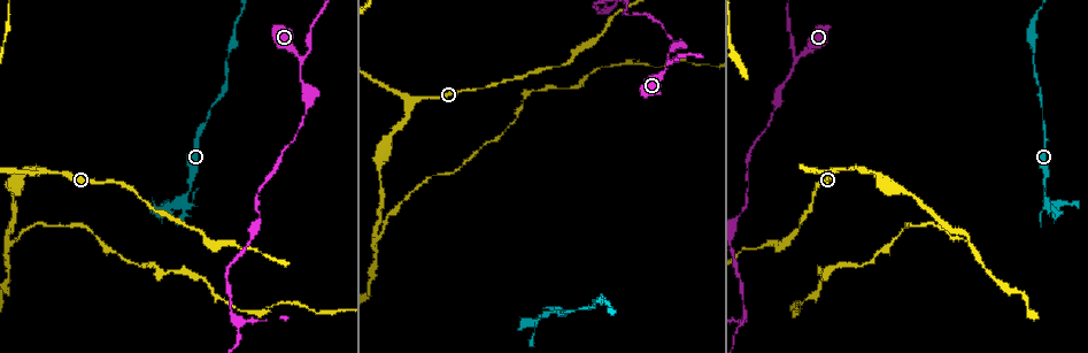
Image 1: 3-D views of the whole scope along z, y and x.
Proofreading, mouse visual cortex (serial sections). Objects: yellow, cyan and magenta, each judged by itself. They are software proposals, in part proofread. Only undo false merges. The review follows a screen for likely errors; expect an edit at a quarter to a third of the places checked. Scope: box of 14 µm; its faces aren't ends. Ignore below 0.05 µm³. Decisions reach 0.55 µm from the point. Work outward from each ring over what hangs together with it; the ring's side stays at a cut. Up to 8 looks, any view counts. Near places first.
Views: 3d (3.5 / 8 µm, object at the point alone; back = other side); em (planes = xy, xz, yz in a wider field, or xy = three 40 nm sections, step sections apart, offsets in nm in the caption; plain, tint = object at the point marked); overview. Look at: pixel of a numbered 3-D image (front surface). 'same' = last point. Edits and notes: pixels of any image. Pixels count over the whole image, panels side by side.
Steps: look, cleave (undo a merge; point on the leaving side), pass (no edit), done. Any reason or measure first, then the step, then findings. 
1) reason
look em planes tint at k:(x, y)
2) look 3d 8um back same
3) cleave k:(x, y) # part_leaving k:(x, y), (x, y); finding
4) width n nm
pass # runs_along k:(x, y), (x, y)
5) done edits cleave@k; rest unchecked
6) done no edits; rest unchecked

abrupt turn
look 3d 3.5um at 1:(667, 62)

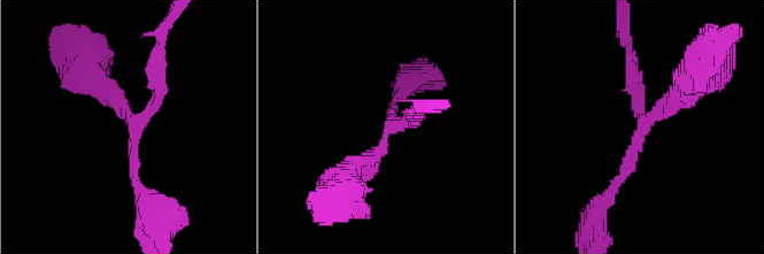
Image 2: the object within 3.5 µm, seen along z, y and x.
look em xy step 2 tint at 2:(389, 131)

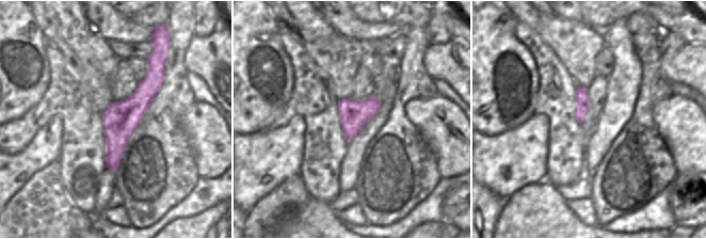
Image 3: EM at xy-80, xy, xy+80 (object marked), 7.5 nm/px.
pass # continuous, no second cell

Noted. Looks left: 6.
look 3d 3.5um at 1:(411, 101)

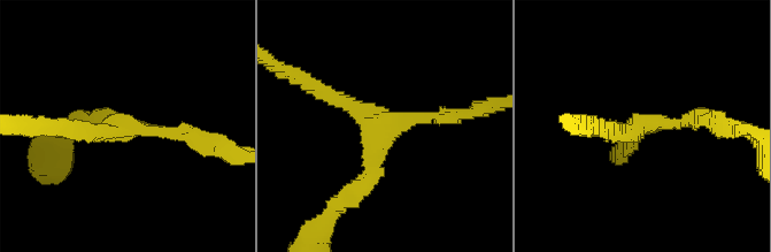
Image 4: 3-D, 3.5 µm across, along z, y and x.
arms 3; arm_widths 200, 200, 250 nm; need the tissue
look em planes tint at 4:(131, 130)

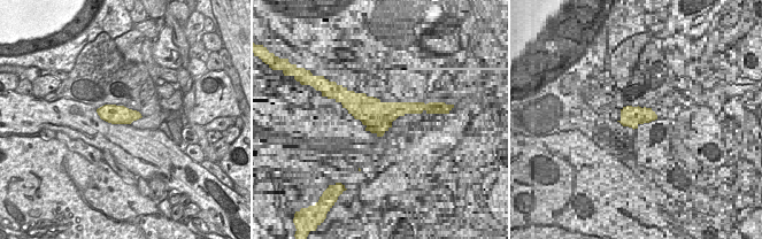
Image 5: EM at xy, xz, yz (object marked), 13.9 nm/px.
pass # runs_along 4:(462, 116), (399, 119), (353, 192); continuous, no second cell

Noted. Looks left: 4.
sharp bend
look 3d 3.5um at 1:(7, 239)

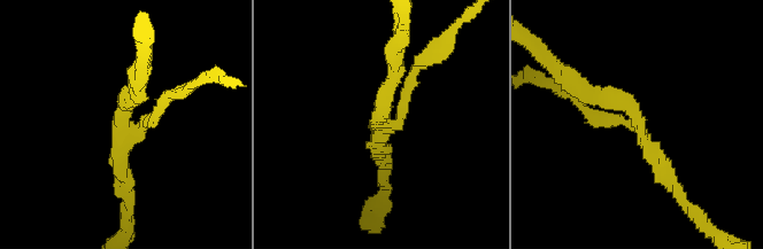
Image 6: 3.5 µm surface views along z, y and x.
look em planes tint at 6:(384, 118)

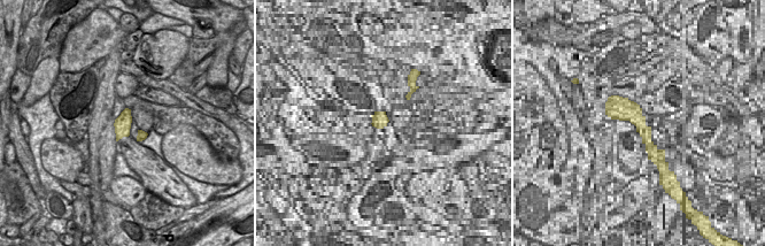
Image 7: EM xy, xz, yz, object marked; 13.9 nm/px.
arms 3
cleave 6:(600, 123) # part_leaving 6:(393, 124), (417, 62), (442, 45); a second cell is stuck on

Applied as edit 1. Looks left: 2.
done edits cleave@6; rest unchecked

